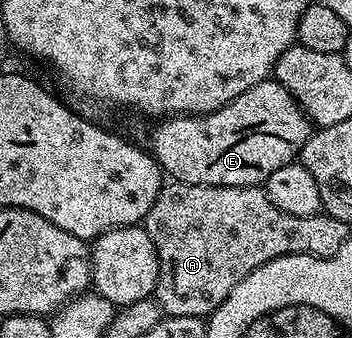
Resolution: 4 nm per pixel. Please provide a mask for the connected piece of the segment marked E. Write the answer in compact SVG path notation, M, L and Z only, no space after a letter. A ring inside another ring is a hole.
M274 80L257 84L253 88L249 88L249 92L241 92L241 96L237 96L237 100L217 108L212 114L180 114L178 116L167 116L156 122L159 123L156 124L155 131L151 134L150 153L168 179L184 182L190 186L263 186L267 178L273 176L273 172L277 172L277 168L285 168L285 164L298 159L299 151L307 143L307 137L313 133L313 123L304 114L303 109L299 107L295 97L281 83Z

